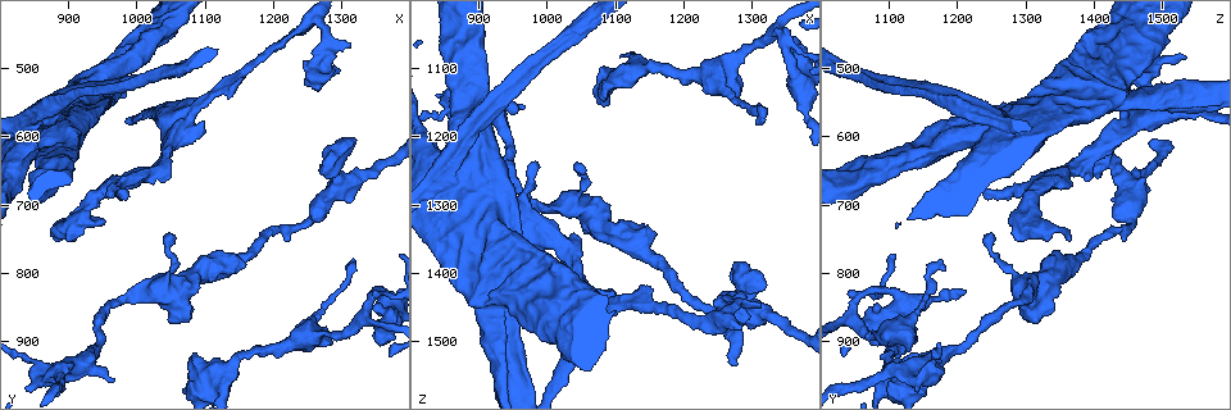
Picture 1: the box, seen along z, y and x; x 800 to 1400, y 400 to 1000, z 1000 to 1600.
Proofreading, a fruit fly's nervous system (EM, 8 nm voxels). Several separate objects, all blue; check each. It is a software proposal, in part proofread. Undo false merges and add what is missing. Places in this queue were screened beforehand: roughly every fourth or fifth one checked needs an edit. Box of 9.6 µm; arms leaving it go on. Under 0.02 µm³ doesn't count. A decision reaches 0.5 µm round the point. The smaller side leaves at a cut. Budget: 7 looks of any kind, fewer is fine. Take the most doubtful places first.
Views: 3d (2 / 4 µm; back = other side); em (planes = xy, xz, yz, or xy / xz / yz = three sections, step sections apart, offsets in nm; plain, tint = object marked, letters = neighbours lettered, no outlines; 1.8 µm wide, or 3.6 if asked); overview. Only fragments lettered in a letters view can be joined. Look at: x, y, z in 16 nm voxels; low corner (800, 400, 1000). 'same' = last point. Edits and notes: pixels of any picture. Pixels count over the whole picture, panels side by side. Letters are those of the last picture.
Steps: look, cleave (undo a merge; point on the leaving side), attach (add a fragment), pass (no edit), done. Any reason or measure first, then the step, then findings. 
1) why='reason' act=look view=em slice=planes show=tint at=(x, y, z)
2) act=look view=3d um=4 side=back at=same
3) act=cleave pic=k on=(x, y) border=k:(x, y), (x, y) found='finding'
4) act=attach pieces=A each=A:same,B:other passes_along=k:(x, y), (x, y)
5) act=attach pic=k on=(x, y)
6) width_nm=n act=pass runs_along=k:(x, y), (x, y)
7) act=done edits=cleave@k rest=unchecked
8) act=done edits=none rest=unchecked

why='free end' act=look view=em slice=planes show=letters at=(905, 750, 1360)

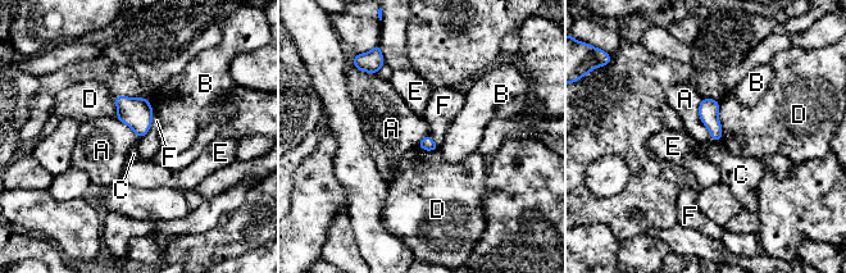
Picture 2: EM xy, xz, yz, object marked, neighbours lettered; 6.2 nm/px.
act=pass each=A:other,B:other,C:other,D:other,E:other,F:other border=2:(701, 98), (699, 117), (714, 141) found='no lettered fragment goes on from it'

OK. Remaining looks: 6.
why='branch stops here' act=look view=3d um=4 at=(965, 960, 1160)

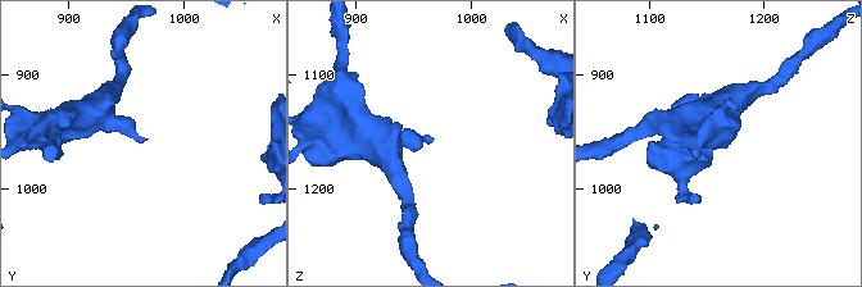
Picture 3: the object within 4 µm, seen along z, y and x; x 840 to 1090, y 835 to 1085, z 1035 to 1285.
act=look view=em slice=xz step=16 show=tint at=(968, 958, 1158)

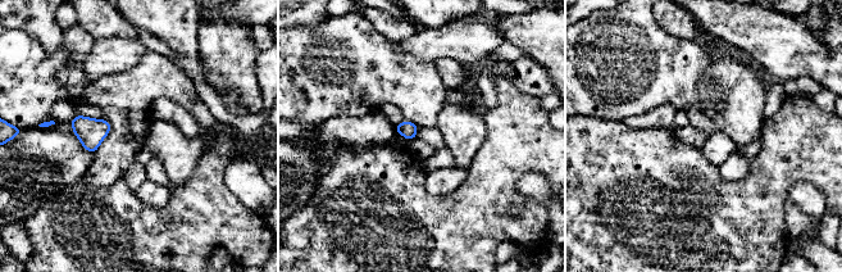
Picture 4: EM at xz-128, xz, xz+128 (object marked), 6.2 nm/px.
act=look view=em slice=planes show=letters at=same

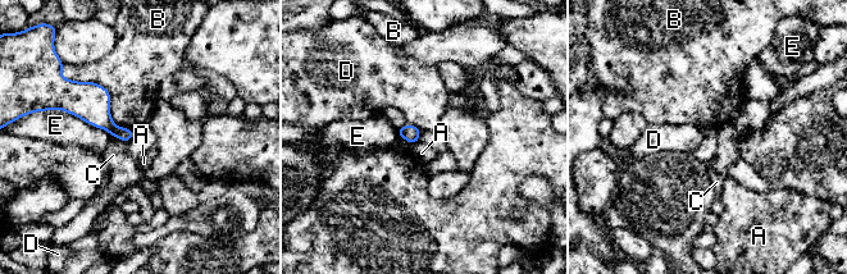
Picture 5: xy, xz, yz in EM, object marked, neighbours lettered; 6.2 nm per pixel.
act=pass each=A:other,B:other,C:other,D:other,E:other border=5:(418, 140), (411, 144) found='no lettered fragment goes on from it'

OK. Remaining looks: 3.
why='free end' act=look view=3d um=4 at=(1310, 460, 1445)

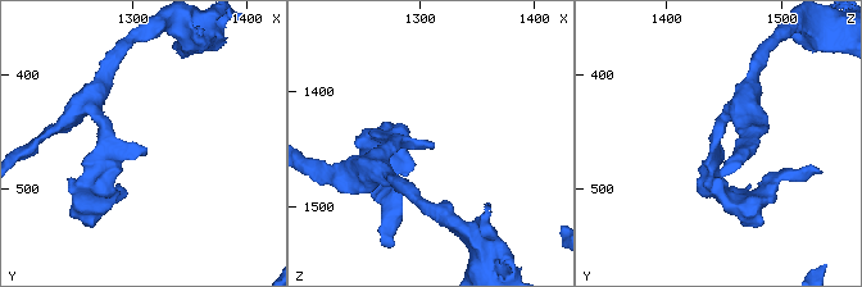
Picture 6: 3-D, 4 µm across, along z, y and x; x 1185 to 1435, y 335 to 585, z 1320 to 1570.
act=look view=em slice=xy step=8 show=letters at=(1314, 464, 1448)

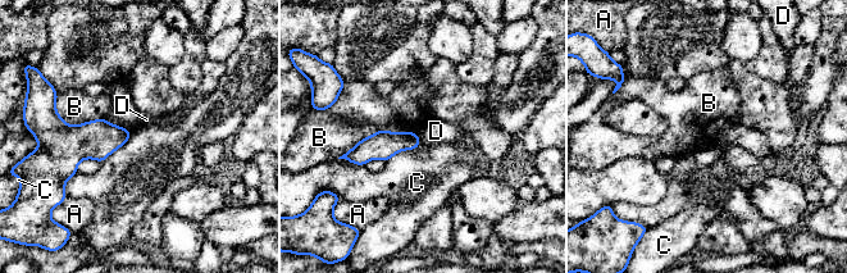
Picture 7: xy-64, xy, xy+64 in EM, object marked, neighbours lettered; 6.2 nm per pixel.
act=look view=em slice=planes show=letters at=same

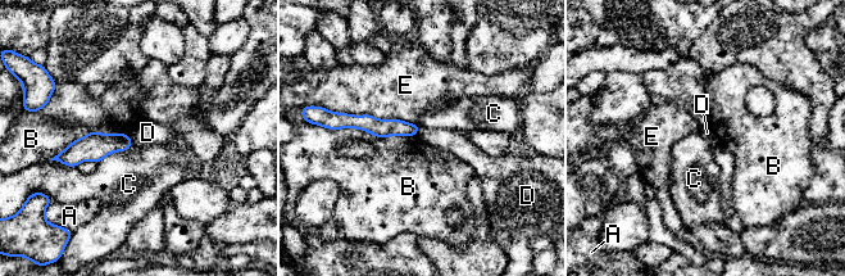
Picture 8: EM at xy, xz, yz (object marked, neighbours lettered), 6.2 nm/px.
longest_contact=E:500nm act=pass each=A:other,B:other,C:other,D:other,E:other found='no lettered fragment goes on from it'

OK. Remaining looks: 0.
act=done edits=none rest=unchecked

